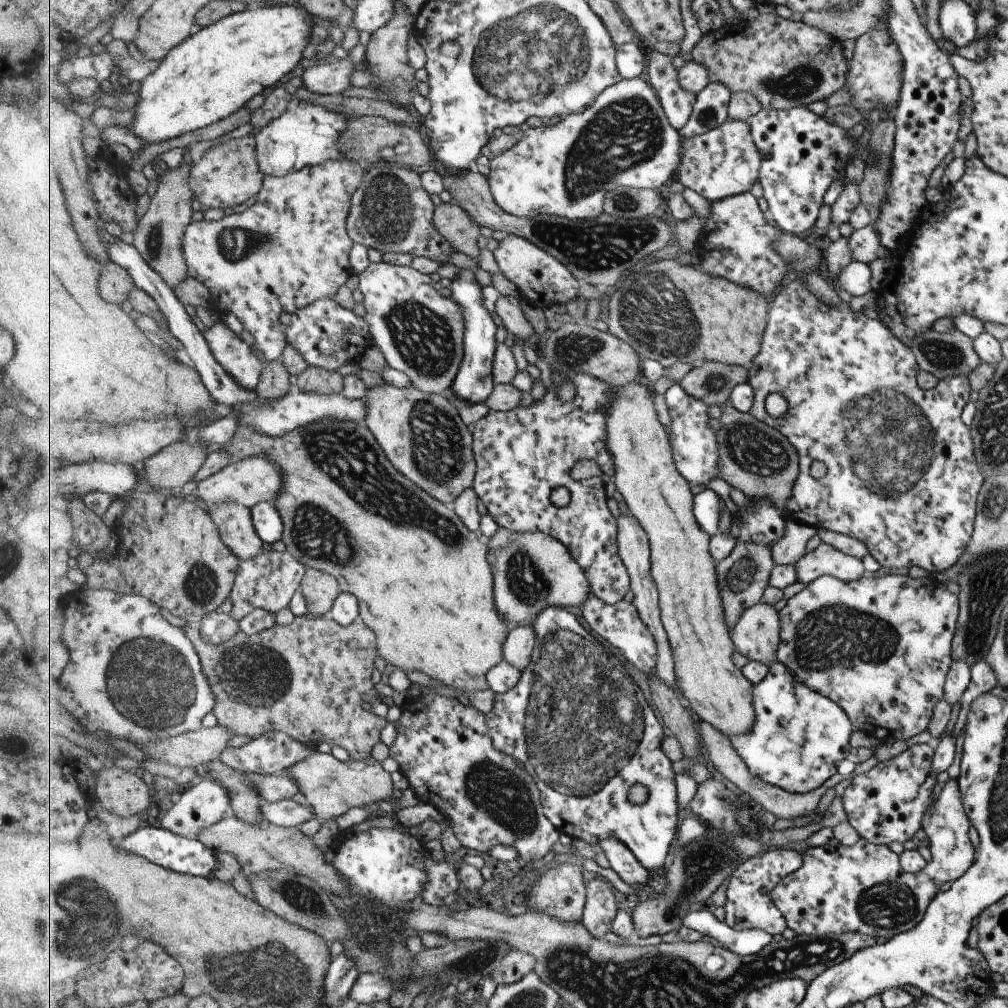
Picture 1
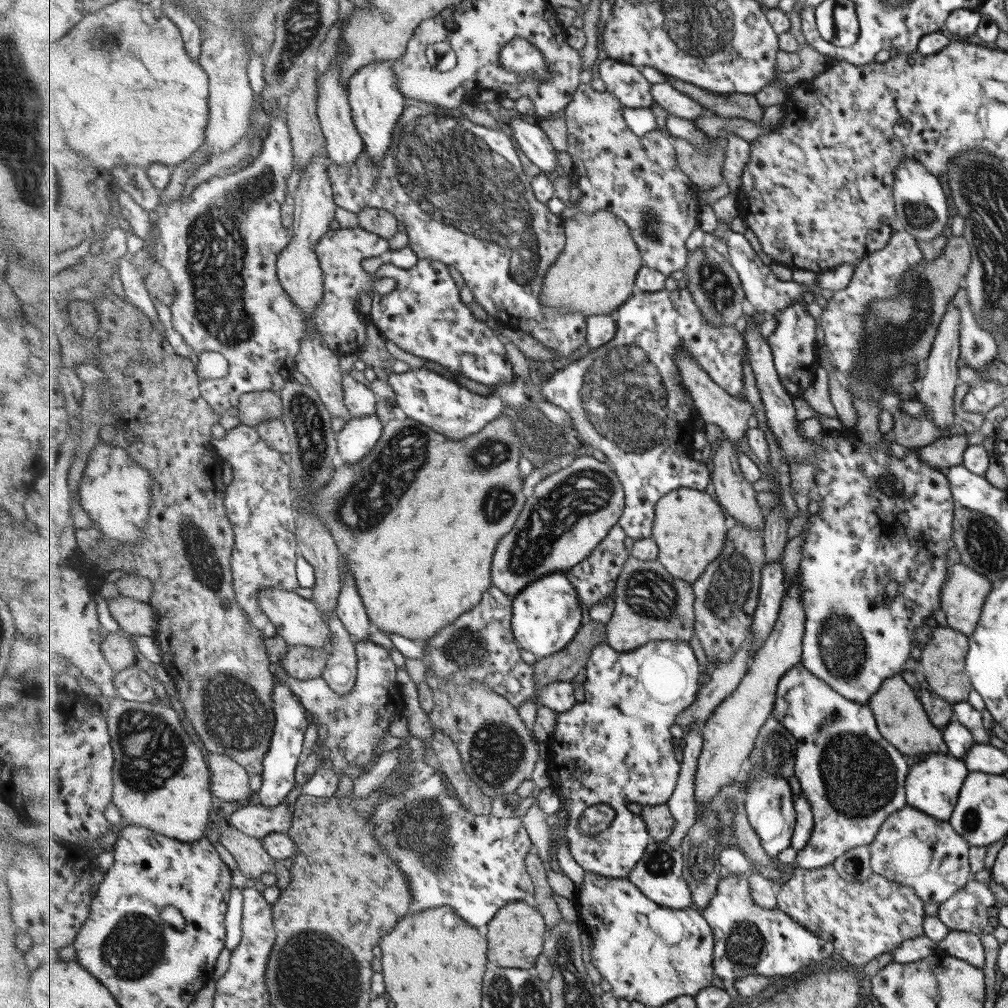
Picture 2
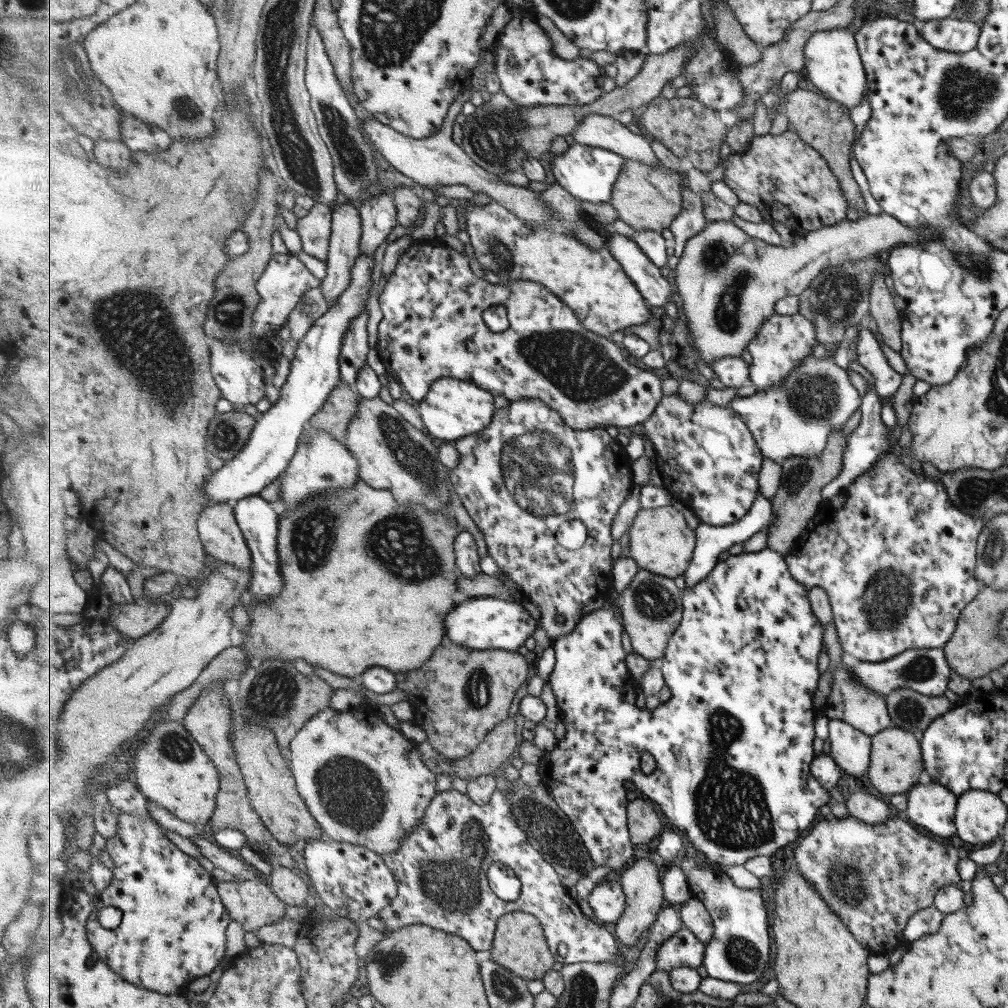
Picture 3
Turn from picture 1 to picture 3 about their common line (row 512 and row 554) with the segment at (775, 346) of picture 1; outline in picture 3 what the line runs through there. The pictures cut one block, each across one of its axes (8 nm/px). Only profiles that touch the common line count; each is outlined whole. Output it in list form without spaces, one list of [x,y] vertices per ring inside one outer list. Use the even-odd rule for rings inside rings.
[[[894,444],[880,456],[879,460],[876,460],[871,468],[861,473],[859,478],[855,478],[837,495],[829,500],[823,499],[818,504],[817,511],[806,531],[791,552],[786,555],[786,559],[791,574],[804,584],[808,591],[813,587],[821,587],[827,594],[832,612],[831,621],[835,625],[842,652],[847,652],[861,662],[881,662],[909,649],[941,648],[950,639],[962,608],[971,602],[982,588],[981,583],[974,577],[976,538],[982,529],[982,524],[981,519],[961,512],[950,503],[940,480],[933,480],[922,473],[921,475],[913,473],[909,466],[902,462],[900,447]]]

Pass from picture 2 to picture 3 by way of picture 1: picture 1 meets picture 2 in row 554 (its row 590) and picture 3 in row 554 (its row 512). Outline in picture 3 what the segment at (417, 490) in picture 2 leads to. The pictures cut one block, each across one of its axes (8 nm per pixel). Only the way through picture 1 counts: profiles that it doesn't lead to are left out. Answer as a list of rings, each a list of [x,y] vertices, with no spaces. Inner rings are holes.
[[[359,480],[359,484],[355,484],[355,492],[337,492],[331,496],[321,495],[314,499],[307,499],[306,503],[301,503],[289,514],[286,519],[280,520],[278,536],[281,568],[285,574],[285,580],[287,580],[285,592],[281,596],[277,596],[273,604],[259,604],[259,600],[245,602],[245,604],[253,606],[253,608],[249,608],[249,612],[253,616],[251,634],[245,638],[249,660],[253,662],[253,660],[269,660],[269,658],[281,658],[281,660],[303,658],[303,660],[309,660],[311,664],[317,664],[318,667],[350,679],[361,678],[371,667],[385,667],[393,672],[407,672],[425,666],[435,651],[443,645],[441,644],[443,638],[447,638],[445,636],[447,634],[445,619],[447,614],[456,607],[453,596],[460,590],[458,560],[453,546],[463,529],[455,520],[451,506],[447,505],[438,511],[430,511],[425,505],[405,506],[403,504],[401,506],[389,490],[375,490],[375,488],[371,488],[370,484]]]

